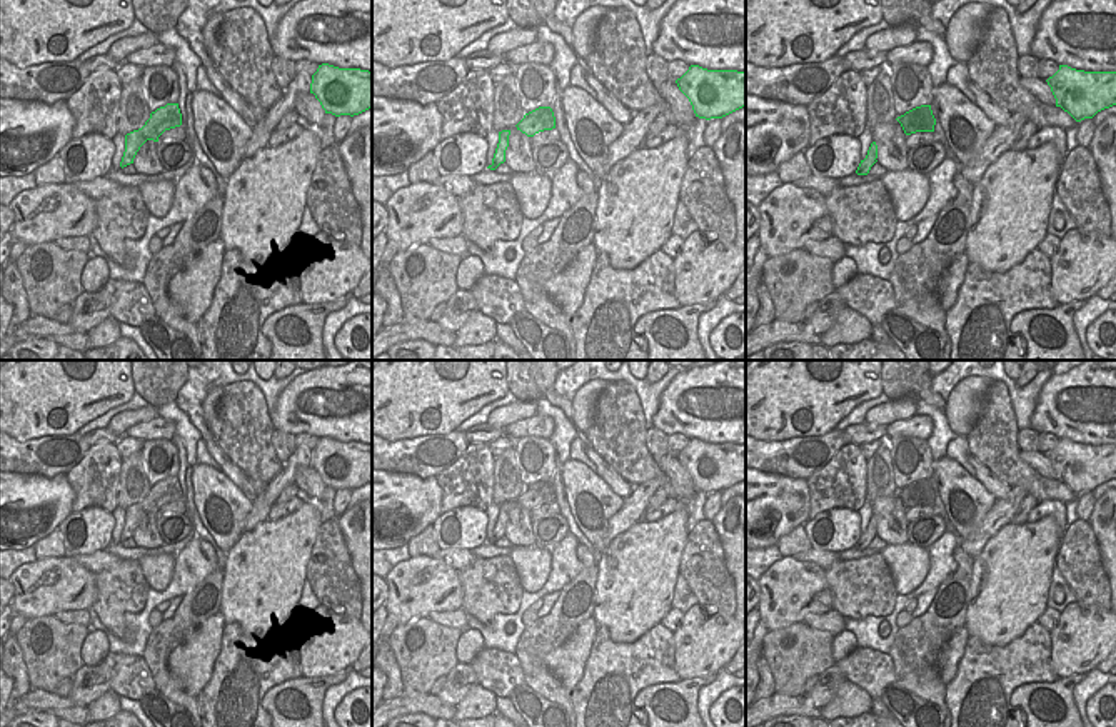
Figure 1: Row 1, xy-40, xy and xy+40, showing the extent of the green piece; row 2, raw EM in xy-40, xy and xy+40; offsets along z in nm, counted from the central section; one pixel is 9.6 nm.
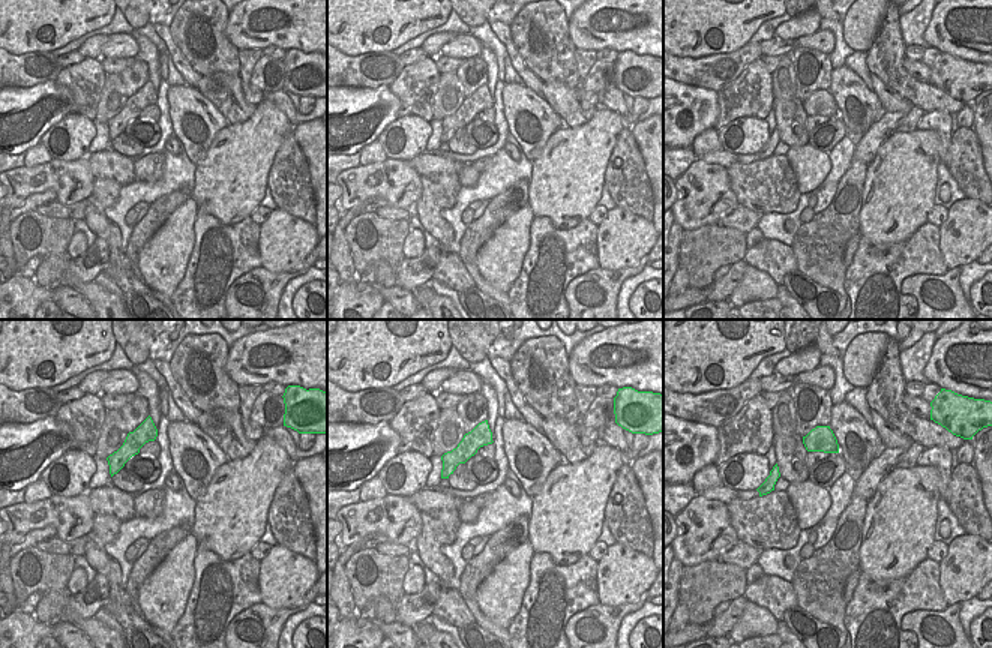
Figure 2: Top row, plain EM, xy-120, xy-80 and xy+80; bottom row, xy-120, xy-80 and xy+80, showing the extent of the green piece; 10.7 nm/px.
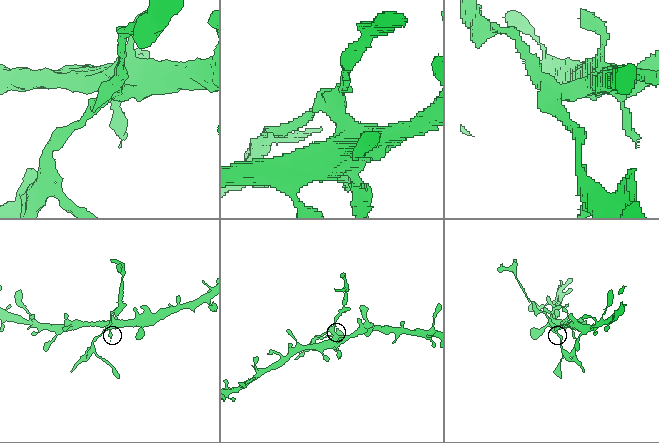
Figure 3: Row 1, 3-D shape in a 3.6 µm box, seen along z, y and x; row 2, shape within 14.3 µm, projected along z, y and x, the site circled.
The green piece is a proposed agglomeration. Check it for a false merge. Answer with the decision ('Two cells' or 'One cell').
Two cells

